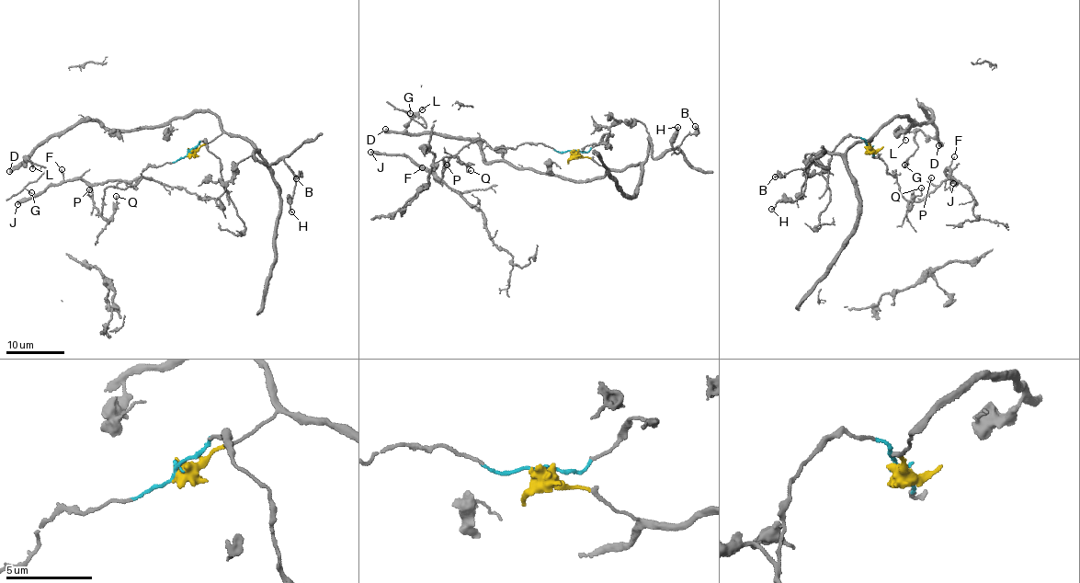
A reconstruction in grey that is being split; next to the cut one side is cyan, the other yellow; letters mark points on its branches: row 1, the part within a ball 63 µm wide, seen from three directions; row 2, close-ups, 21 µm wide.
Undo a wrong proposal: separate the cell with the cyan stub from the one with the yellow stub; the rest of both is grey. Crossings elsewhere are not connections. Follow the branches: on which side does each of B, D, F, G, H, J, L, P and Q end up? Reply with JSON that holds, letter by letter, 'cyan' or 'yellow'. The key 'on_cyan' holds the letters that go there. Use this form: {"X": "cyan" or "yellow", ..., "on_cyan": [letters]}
{"B": "yellow", "D": "yellow", "F": "cyan", "G": "yellow", "H": "yellow", "J": "cyan", "L": "yellow", "P": "cyan", "Q": "cyan", "on_cyan": ["F", "J", "P", "Q"]}

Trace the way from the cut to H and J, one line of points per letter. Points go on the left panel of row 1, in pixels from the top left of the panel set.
H: (188, 153), (222, 133), (251, 140), (264, 163), (283, 160), (292, 171), (291, 212)
J: (188, 153), (149, 165), (124, 189), (108, 187), (100, 213), (84, 181), (51, 184), (17, 205)

